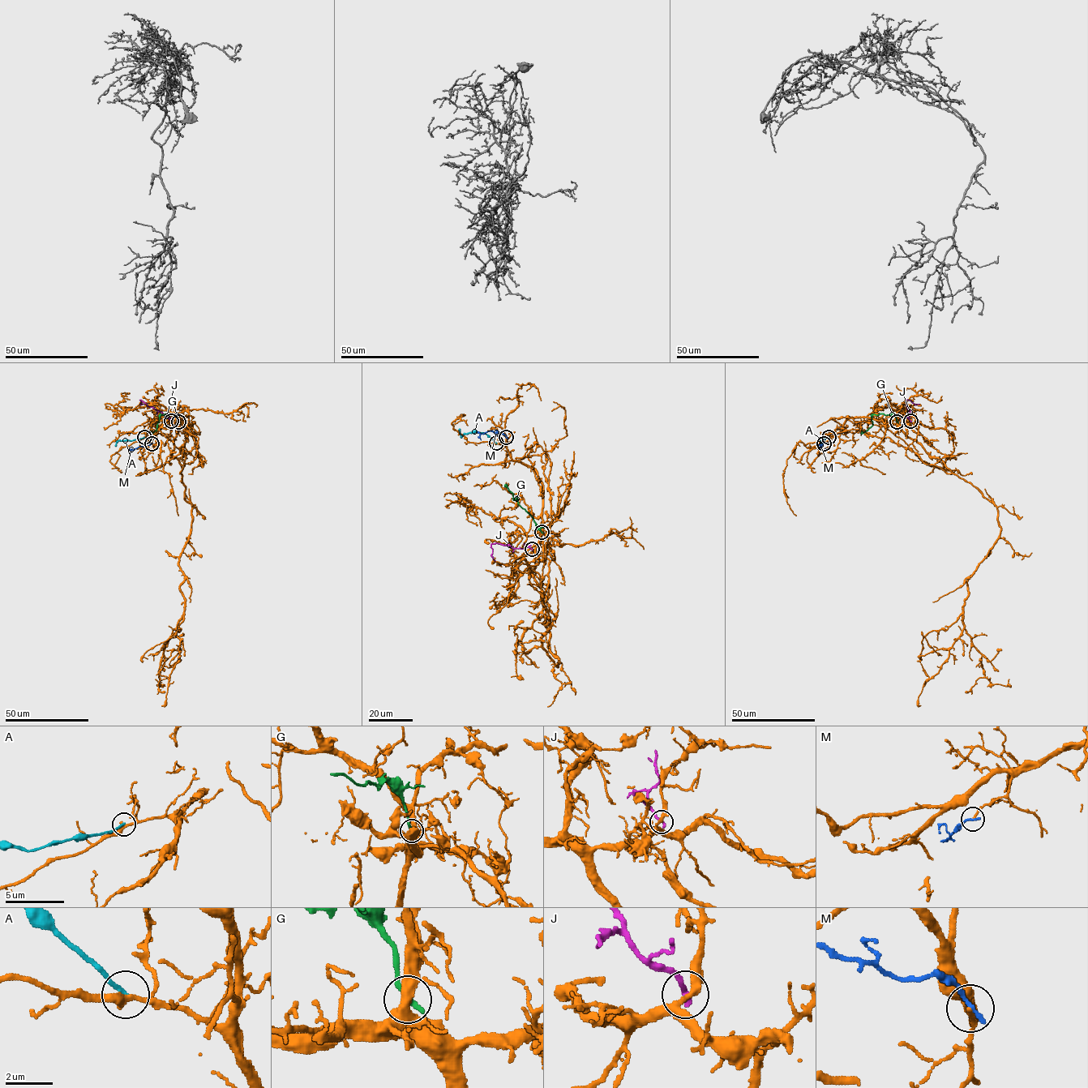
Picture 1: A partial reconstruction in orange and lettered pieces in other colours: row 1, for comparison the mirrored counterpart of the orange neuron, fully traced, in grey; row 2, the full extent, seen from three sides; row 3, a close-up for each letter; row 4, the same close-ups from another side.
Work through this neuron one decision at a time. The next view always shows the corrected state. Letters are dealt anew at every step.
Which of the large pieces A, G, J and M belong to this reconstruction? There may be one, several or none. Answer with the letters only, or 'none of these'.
none of these

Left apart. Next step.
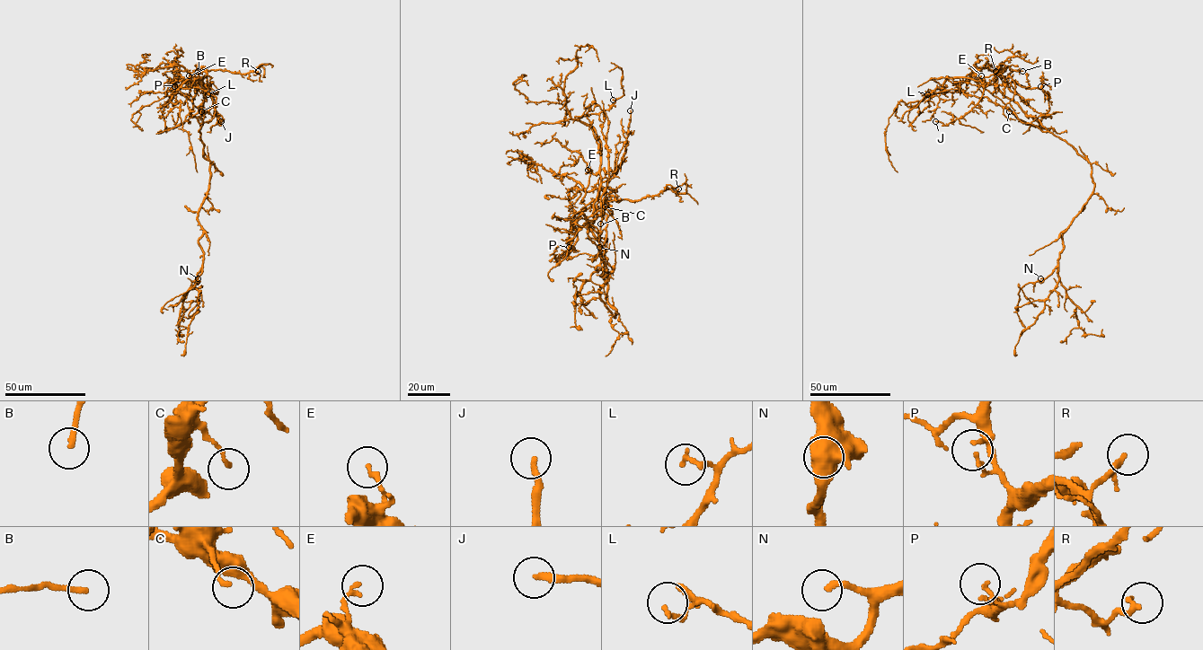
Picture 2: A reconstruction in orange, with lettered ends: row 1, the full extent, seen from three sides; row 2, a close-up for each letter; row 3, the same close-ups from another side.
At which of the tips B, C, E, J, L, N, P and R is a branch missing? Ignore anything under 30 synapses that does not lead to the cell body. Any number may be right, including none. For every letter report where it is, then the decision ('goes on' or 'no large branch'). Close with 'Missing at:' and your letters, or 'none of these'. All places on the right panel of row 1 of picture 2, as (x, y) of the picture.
B: (1022, 71) | no large branch
C: (1009, 111) | no large branch
E: (981, 75) | no large branch
J: (935, 121) | goes on
L: (927, 94) | no large branch
N: (1040, 278) | goes on
P: (1040, 86) | no large branch
R: (995, 71) | no large branch
Missing at: J, N

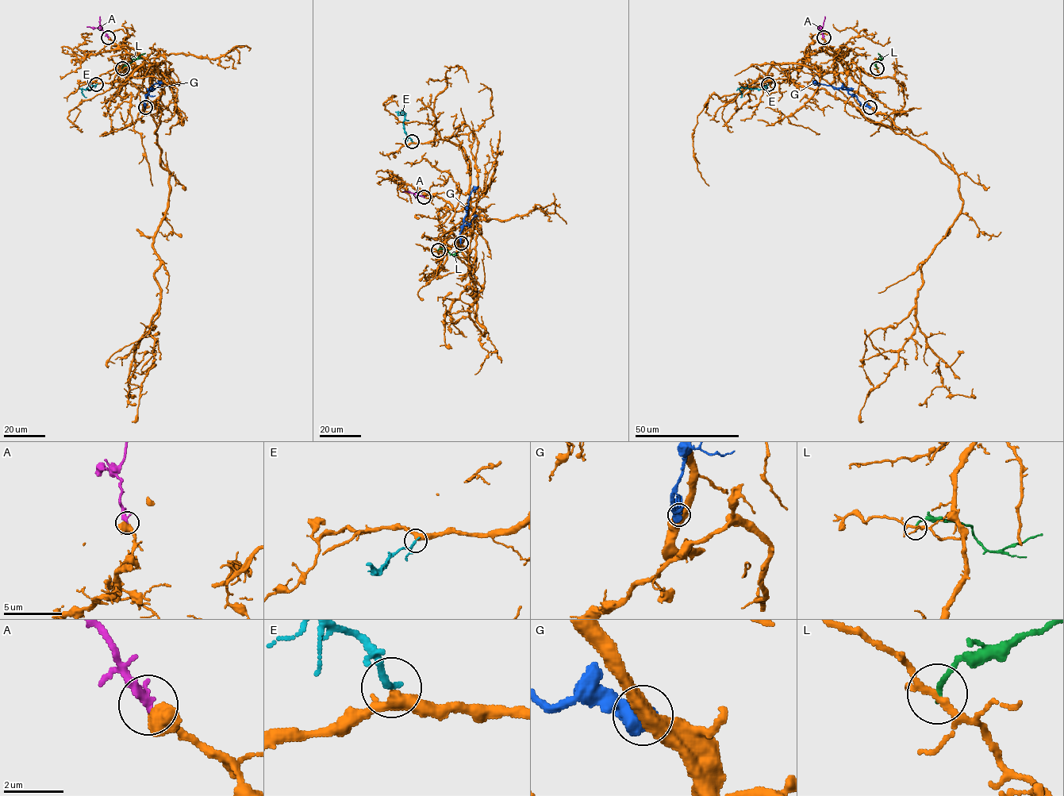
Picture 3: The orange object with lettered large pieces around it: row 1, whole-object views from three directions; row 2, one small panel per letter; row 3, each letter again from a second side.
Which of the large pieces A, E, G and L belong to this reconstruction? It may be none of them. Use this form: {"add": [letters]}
{"add": ["A", "E"]}

